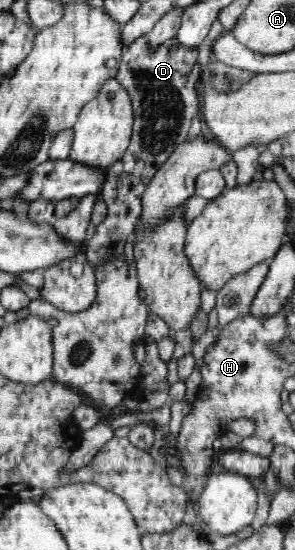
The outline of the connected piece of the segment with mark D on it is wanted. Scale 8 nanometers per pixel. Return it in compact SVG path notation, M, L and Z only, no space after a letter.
M143 36L124 48L120 60L116 79L129 93L133 107L133 132L125 154L112 166L108 168L105 184L101 196L108 207L105 220L97 226L93 238L86 244L87 261L95 270L102 263L107 263L112 257L121 257L124 254L125 242L135 230L135 224L143 210L143 192L151 177L163 166L163 163L171 156L171 153L187 138L187 133L193 124L193 116L200 110L201 90L204 83L201 81L201 67L197 62L198 49L187 48L181 44L176 37L169 38L159 44L155 50L148 50L148 38Z

